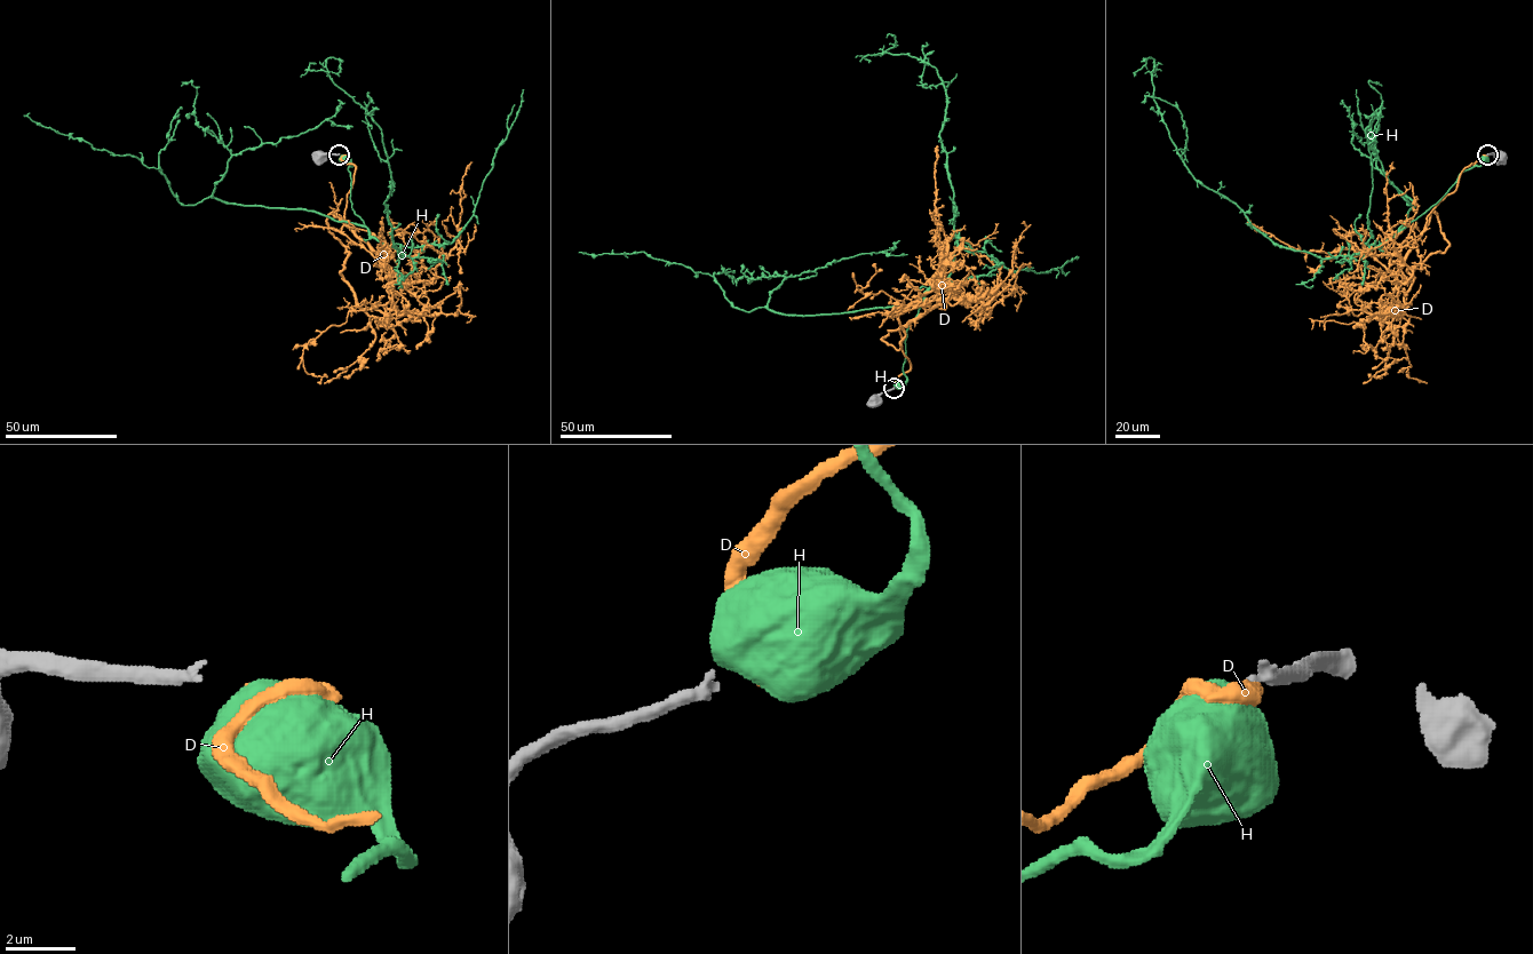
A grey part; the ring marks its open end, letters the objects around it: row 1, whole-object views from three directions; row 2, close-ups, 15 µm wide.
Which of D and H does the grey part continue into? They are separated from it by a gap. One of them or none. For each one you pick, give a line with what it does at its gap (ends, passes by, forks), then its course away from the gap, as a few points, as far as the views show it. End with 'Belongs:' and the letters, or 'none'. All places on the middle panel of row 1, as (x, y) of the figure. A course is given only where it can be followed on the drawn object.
D: It ends there. Its course: (896, 388), (911, 366), (903, 326), (881, 340), (900, 348), (895, 309), (911, 304), (858, 291), (872, 264)
Belongs: D

